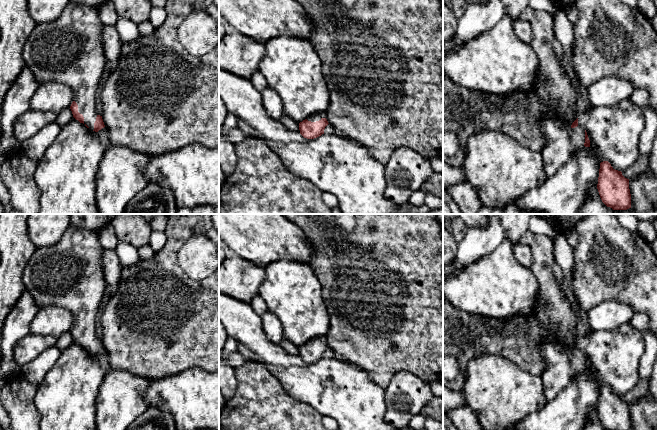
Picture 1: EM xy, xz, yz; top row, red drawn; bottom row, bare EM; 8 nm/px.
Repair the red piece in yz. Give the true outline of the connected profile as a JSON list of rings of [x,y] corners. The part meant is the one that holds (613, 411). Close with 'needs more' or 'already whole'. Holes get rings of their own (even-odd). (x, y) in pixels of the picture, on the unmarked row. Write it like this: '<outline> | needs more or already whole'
[[[608,385],[600,387],[597,413],[606,430],[631,430],[629,403],[625,402],[621,395],[615,394]]] | already whole

